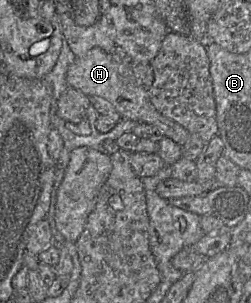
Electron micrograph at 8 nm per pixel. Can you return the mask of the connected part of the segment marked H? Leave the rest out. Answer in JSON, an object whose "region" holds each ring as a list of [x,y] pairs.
{"region":[[[100,47],[90,49],[84,56],[76,57],[69,66],[66,78],[68,85],[82,91],[89,97],[99,96],[109,101],[122,119],[129,119],[157,127],[164,137],[173,140],[180,147],[188,139],[188,132],[181,125],[166,118],[151,103],[148,89],[140,84],[128,63],[128,56],[117,50],[115,55],[106,53]]]}

